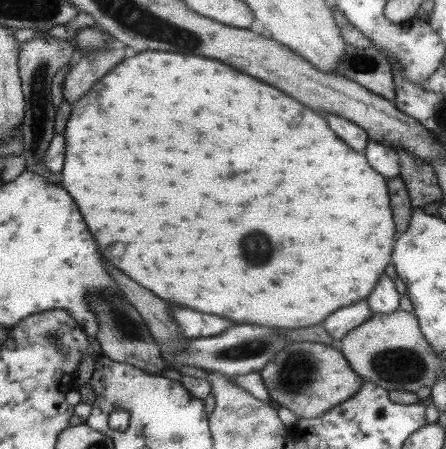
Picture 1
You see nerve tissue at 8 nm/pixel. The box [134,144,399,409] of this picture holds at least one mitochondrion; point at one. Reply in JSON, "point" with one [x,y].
{"point":[299,371]}

